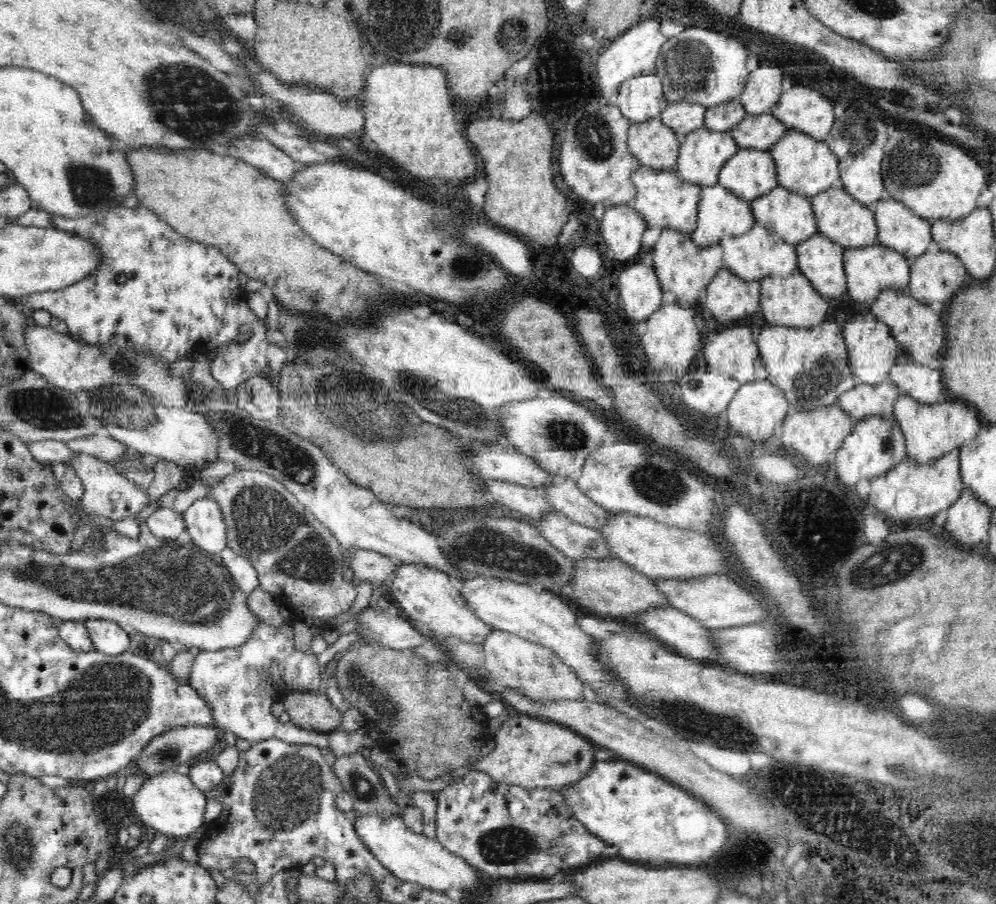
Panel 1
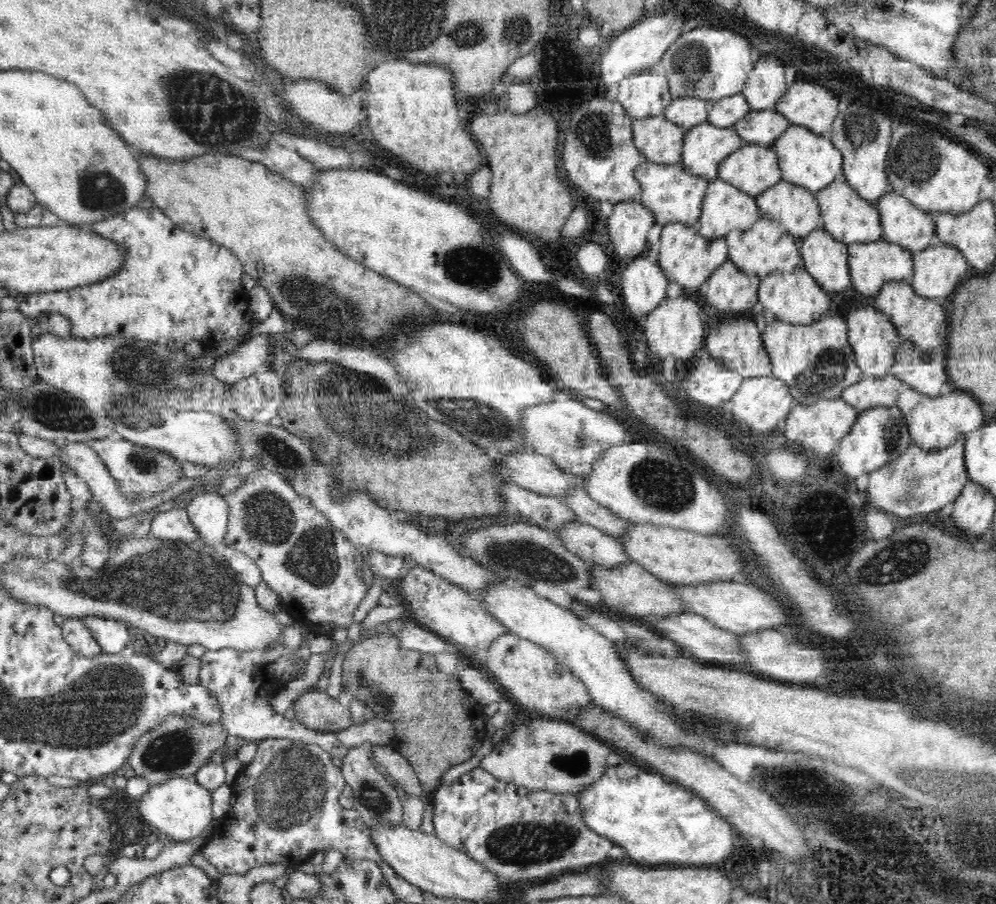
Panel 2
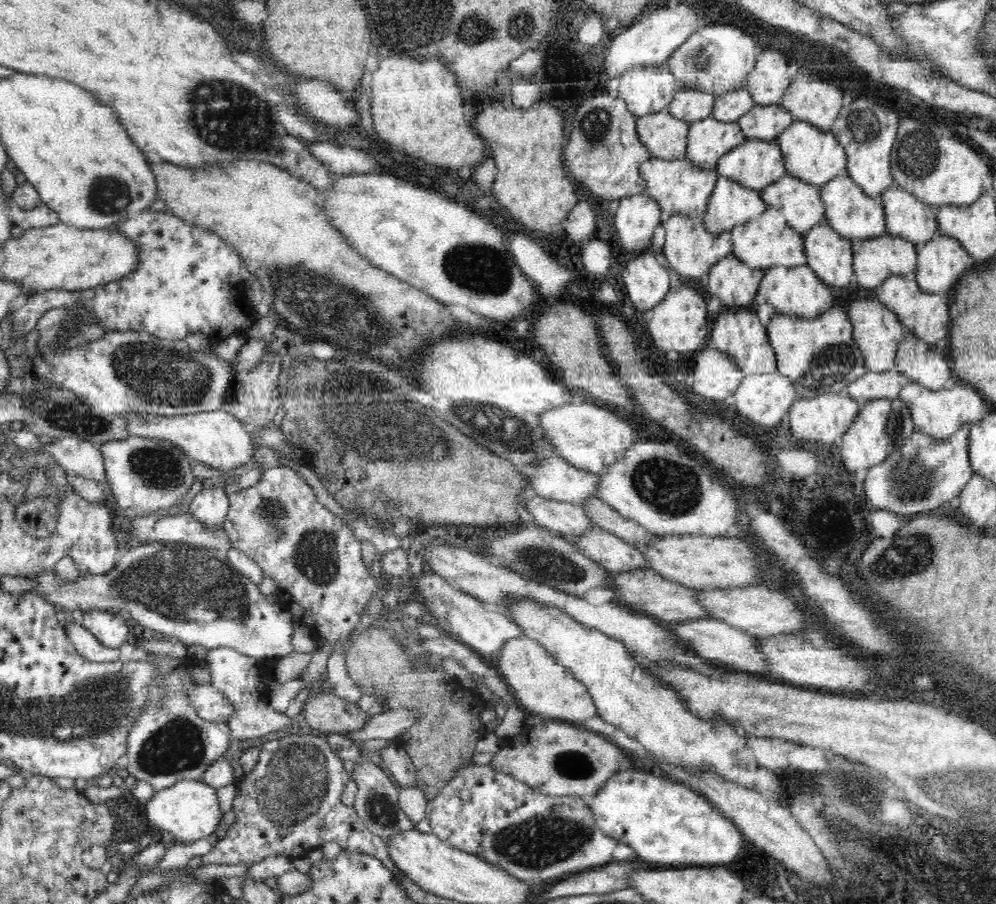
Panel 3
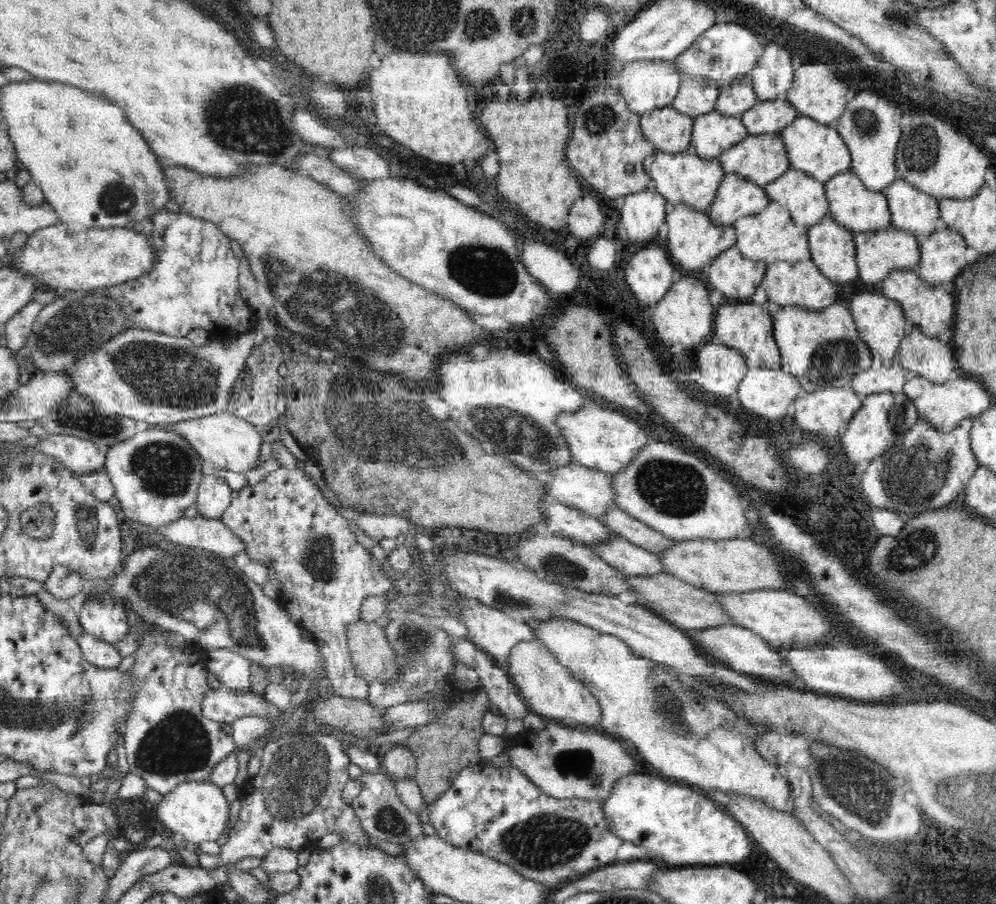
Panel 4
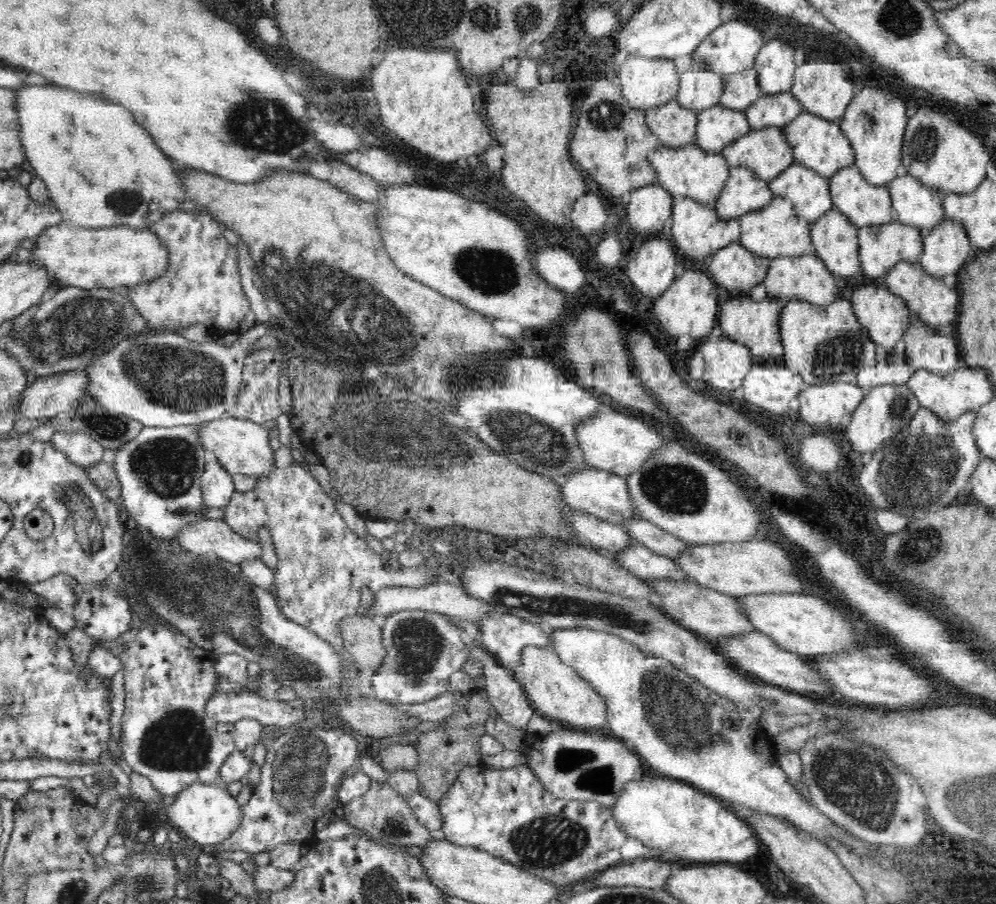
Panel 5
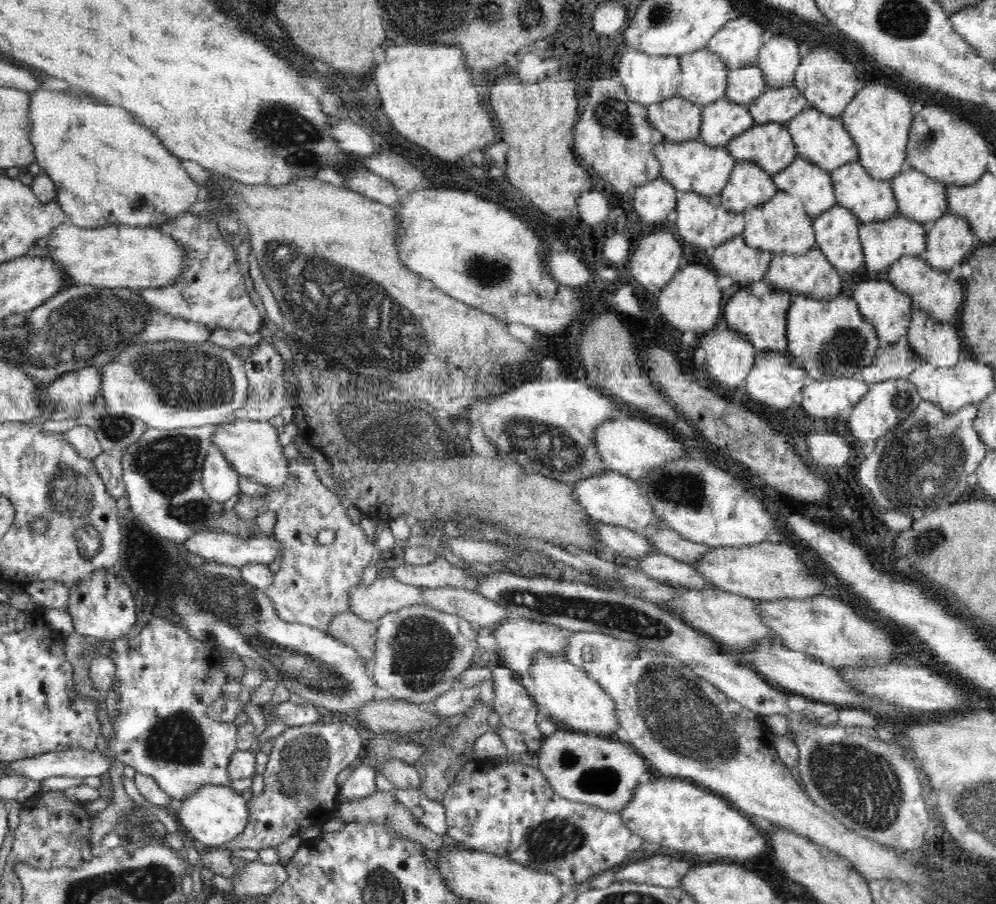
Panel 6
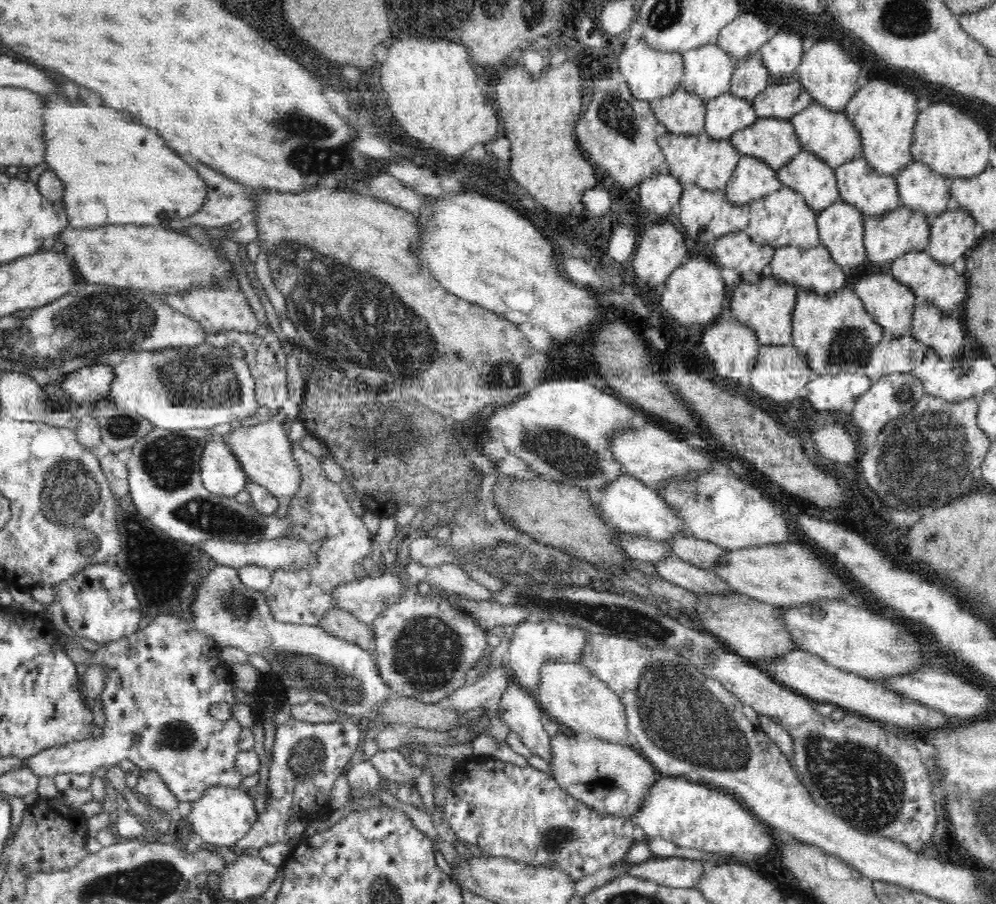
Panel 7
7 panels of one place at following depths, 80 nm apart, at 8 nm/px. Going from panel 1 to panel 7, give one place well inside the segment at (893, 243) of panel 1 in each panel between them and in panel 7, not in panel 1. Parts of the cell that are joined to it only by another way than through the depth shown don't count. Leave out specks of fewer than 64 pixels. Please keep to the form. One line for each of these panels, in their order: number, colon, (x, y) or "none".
2: (914, 228)
3: (907, 215)
4: (912, 210)
5: (914, 203)
6: (920, 197)
7: (920, 187)

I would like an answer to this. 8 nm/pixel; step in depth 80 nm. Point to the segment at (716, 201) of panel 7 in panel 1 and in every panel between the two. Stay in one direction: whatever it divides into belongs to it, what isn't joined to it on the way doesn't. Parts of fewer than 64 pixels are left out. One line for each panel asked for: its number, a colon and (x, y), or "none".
1: (684, 268)
2: (688, 258)
3: (691, 248)
4: (694, 240)
5: (697, 230)
6: (702, 221)

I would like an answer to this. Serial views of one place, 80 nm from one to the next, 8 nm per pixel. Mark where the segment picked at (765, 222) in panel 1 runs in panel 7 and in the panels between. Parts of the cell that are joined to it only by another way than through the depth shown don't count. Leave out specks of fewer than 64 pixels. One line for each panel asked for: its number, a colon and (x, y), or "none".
2: (796, 206)
3: (800, 201)
4: (805, 197)
5: (810, 191)
6: (813, 184)
7: (807, 173)

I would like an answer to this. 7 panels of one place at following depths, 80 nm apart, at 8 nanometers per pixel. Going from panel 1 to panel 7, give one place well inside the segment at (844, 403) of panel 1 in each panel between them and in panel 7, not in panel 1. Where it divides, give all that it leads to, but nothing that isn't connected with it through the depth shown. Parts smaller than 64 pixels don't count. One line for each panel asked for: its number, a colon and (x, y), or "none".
2: (870, 392)
3: (889, 383)
4: (892, 378)
5: (897, 369)
6: (898, 360)
7: (901, 354)

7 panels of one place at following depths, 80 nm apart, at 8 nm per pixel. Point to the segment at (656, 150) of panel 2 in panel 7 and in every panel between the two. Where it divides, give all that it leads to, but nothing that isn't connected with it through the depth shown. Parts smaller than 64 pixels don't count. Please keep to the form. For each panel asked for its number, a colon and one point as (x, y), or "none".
3: (666, 136)
4: (670, 130)
5: (675, 125)
6: (679, 119)
7: (683, 112)

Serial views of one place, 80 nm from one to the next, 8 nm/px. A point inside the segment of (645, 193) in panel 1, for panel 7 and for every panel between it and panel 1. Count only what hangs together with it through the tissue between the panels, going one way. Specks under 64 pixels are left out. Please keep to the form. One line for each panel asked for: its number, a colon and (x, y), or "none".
2: (674, 194)
3: (681, 186)
4: (684, 177)
5: (689, 170)
6: (690, 164)
7: (700, 159)

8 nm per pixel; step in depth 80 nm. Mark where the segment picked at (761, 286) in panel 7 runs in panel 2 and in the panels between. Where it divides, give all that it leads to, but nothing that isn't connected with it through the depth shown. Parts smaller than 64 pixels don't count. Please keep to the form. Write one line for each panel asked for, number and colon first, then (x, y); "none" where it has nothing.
2: (737, 341)
3: (739, 331)
4: (749, 327)
5: (757, 324)
6: (763, 319)

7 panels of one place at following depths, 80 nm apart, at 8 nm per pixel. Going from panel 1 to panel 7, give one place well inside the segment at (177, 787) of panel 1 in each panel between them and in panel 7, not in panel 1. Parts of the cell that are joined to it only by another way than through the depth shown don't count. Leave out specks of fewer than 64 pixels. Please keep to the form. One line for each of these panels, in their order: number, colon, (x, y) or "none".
2: (182, 808)
3: (190, 810)
4: (196, 812)
5: (207, 813)
6: (215, 815)
7: (222, 816)

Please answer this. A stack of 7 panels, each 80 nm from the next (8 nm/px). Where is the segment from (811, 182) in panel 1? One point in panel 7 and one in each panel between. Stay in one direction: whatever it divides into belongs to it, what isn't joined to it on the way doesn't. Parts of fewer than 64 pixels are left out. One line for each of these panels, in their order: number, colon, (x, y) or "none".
2: (808, 159)
3: (813, 154)
4: (819, 150)
5: (820, 144)
6: (823, 139)
7: (833, 136)

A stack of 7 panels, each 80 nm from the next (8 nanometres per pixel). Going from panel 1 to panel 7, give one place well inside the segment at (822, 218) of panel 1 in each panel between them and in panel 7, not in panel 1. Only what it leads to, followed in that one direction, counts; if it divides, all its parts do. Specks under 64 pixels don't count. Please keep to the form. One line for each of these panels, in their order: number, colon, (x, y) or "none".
2: (849, 217)
3: (853, 213)
4: (852, 203)
5: (866, 204)
6: (871, 199)
7: (859, 183)

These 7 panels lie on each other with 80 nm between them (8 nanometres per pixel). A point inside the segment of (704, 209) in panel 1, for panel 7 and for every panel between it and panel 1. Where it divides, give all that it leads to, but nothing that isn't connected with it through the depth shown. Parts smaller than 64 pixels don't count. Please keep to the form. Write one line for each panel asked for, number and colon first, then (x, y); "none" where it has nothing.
2: (725, 207)
3: (731, 204)
4: (737, 197)
5: (745, 191)
6: (749, 184)
7: (753, 178)

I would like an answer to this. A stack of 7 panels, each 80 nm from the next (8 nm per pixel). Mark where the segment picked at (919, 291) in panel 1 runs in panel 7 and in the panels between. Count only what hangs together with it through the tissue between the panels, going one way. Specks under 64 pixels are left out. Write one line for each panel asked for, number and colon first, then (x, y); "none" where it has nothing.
2: (938, 269)
3: (942, 260)
4: (943, 254)
5: (945, 252)
6: (950, 239)
7: (954, 233)

